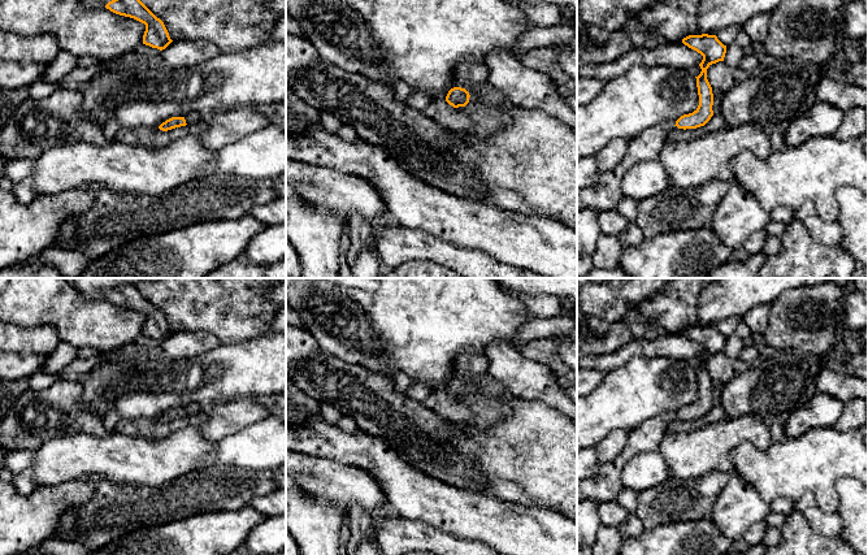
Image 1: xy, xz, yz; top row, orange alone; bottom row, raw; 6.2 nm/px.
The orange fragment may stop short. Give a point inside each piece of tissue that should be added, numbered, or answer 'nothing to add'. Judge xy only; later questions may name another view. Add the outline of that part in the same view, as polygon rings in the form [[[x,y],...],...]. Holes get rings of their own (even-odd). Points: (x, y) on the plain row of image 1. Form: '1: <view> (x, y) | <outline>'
1: xy (194, 408) | [[[191,403],[191,404],[185,407],[186,415],[190,416],[190,417],[200,413],[204,409],[205,408],[201,407],[200,404],[198,404],[198,403]]]

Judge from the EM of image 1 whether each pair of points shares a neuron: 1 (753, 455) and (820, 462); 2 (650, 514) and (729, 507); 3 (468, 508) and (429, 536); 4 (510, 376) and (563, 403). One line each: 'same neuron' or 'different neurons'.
1: same neuron
2: different neurons
3: different neurons
4: same neuron

